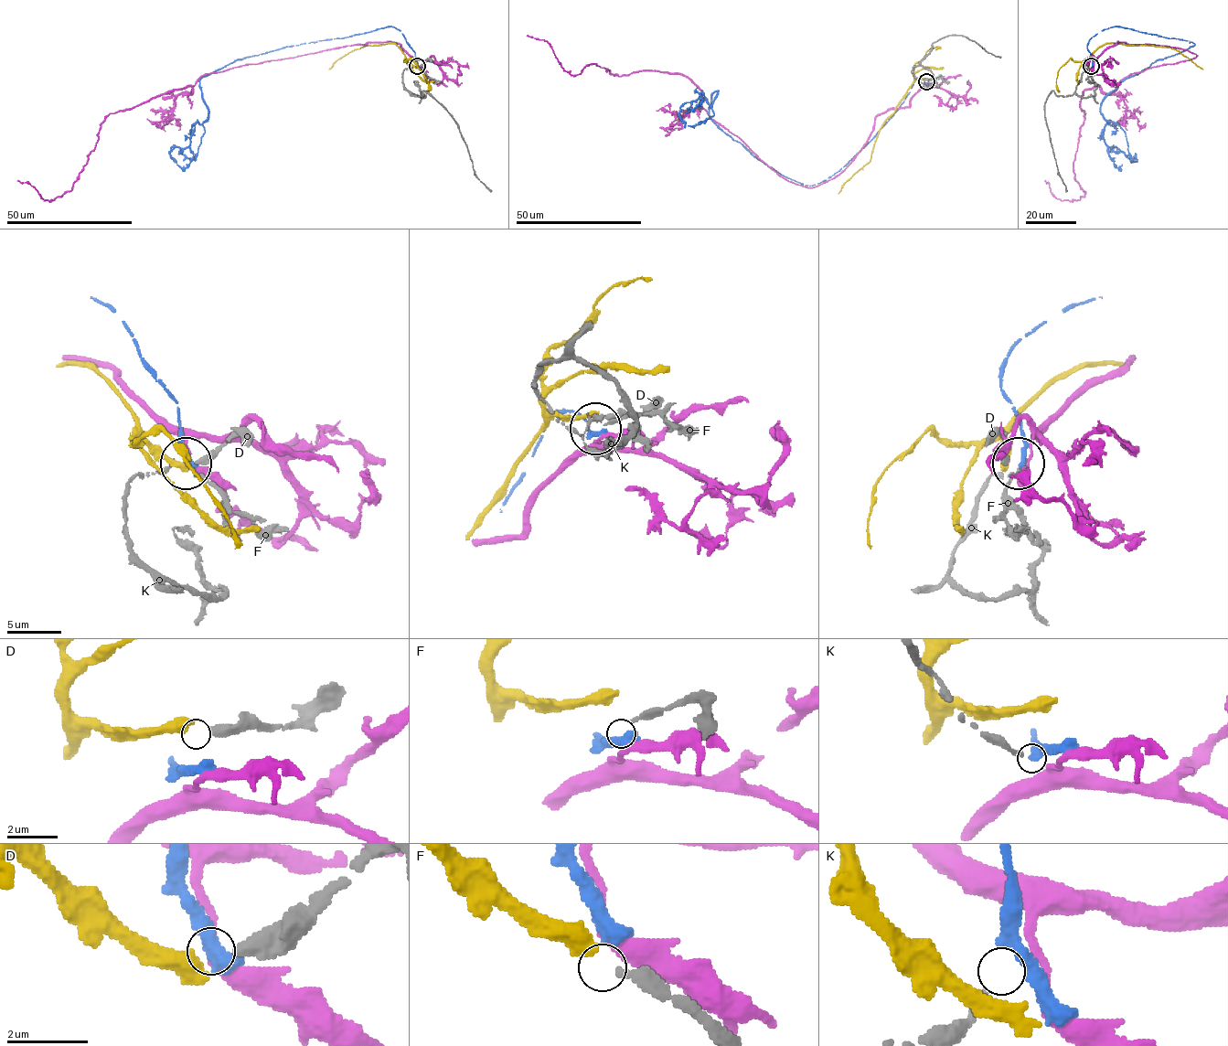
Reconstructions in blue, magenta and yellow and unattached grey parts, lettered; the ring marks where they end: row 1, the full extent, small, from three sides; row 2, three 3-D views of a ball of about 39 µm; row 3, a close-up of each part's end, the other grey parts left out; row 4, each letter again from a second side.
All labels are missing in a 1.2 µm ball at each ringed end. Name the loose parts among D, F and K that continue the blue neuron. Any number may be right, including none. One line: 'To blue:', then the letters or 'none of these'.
To blue: K

